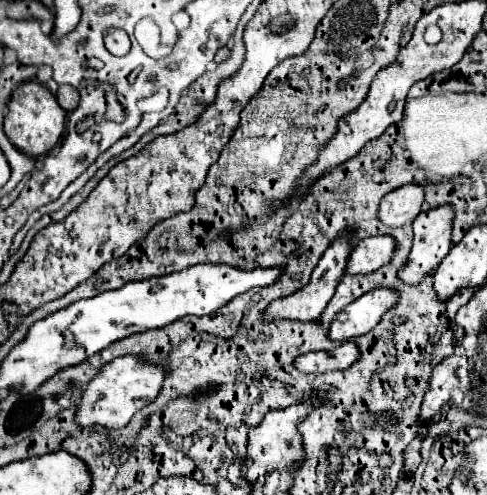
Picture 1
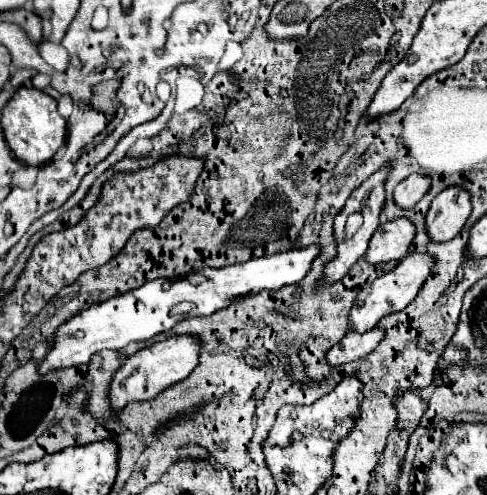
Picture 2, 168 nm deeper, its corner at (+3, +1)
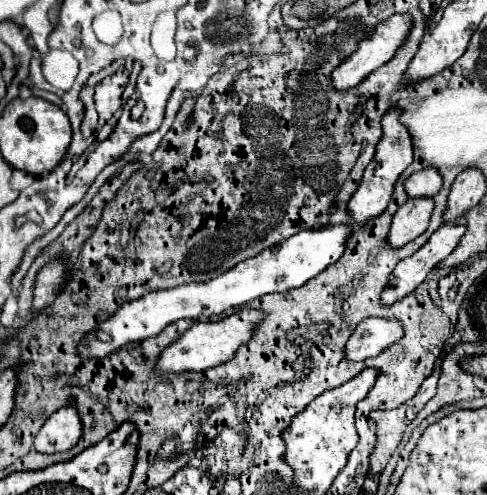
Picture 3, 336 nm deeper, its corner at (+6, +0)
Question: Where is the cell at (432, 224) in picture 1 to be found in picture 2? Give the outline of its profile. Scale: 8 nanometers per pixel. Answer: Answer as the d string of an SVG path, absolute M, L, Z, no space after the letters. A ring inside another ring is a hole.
M447 187L441 191L427 213L429 237L437 243L451 241L471 215L471 195L459 187Z

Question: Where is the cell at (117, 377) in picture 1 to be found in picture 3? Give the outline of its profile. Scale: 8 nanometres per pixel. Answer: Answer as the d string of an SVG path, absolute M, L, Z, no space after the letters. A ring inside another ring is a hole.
M240 310L218 322L196 322L192 324L192 328L188 328L184 334L180 334L180 338L176 338L170 346L166 346L160 352L154 370L180 374L180 372L202 372L206 368L214 368L230 360L238 350L238 346L248 342L252 328L256 326L256 322L260 322L260 318L262 314L258 310Z

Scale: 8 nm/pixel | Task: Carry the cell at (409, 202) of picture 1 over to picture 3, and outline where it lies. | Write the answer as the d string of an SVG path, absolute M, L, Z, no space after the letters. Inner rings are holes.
M424 168L420 172L414 172L406 182L404 190L408 198L434 198L434 194L440 190L440 174L436 168Z

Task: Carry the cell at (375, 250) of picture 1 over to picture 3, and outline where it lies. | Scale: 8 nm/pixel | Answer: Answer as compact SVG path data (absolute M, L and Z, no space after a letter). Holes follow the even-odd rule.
M416 198L408 200L392 218L392 226L388 232L388 244L392 248L402 248L414 238L418 238L426 228L430 220L430 212L434 208L434 202L430 198Z

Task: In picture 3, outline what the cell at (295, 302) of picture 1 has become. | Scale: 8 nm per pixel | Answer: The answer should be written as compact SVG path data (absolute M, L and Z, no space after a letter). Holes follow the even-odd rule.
M388 110L384 114L384 118L382 118L382 132L384 134L382 134L382 140L376 146L376 156L366 166L362 182L360 182L360 186L356 188L356 192L352 194L352 198L348 202L348 214L352 216L352 220L358 226L366 226L368 220L380 216L386 210L386 206L392 198L394 182L406 170L406 166L412 162L412 140L410 140L408 130L398 122L398 114L400 114L398 110Z

